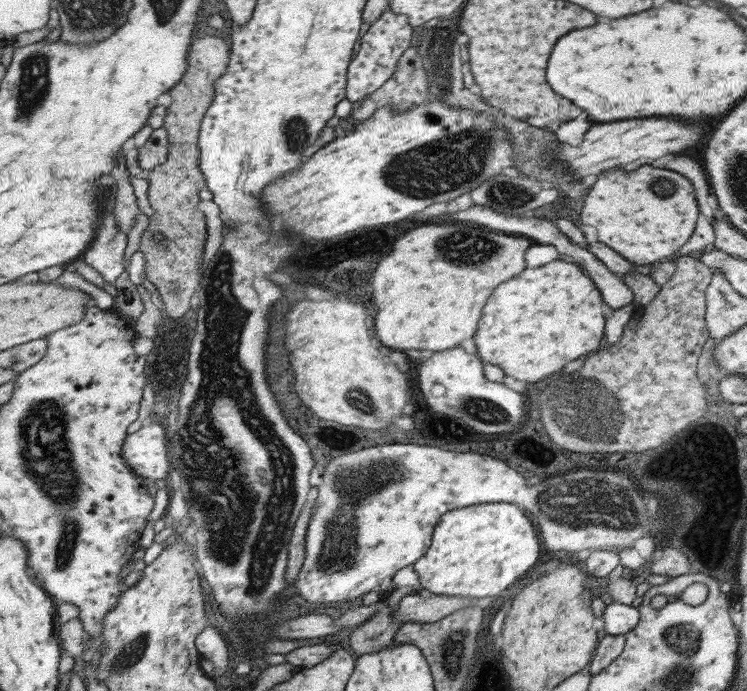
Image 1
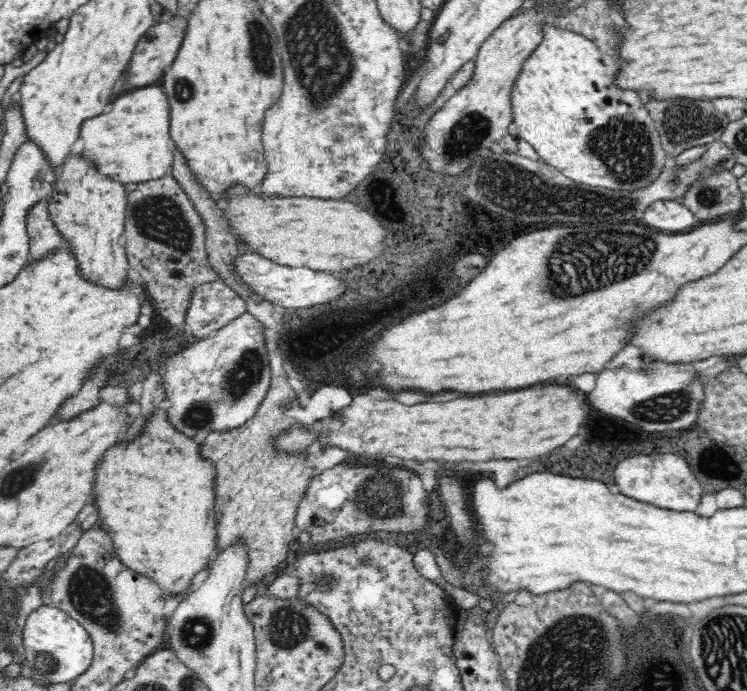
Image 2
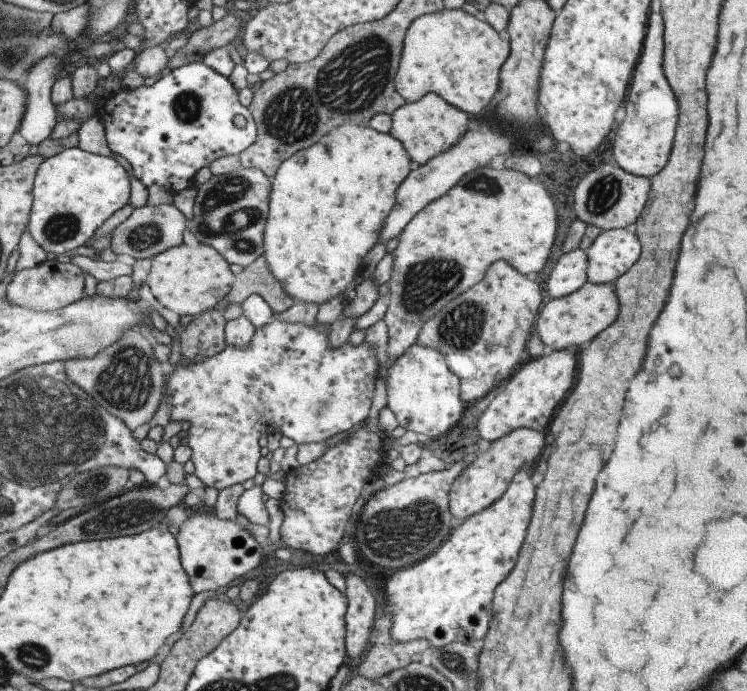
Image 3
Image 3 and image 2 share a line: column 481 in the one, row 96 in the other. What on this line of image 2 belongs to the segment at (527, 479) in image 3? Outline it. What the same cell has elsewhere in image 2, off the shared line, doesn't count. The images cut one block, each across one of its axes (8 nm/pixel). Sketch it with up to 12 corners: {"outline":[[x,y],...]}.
{"outline":[[556,24],[510,100],[560,174],[638,190],[670,162],[618,62]]}

